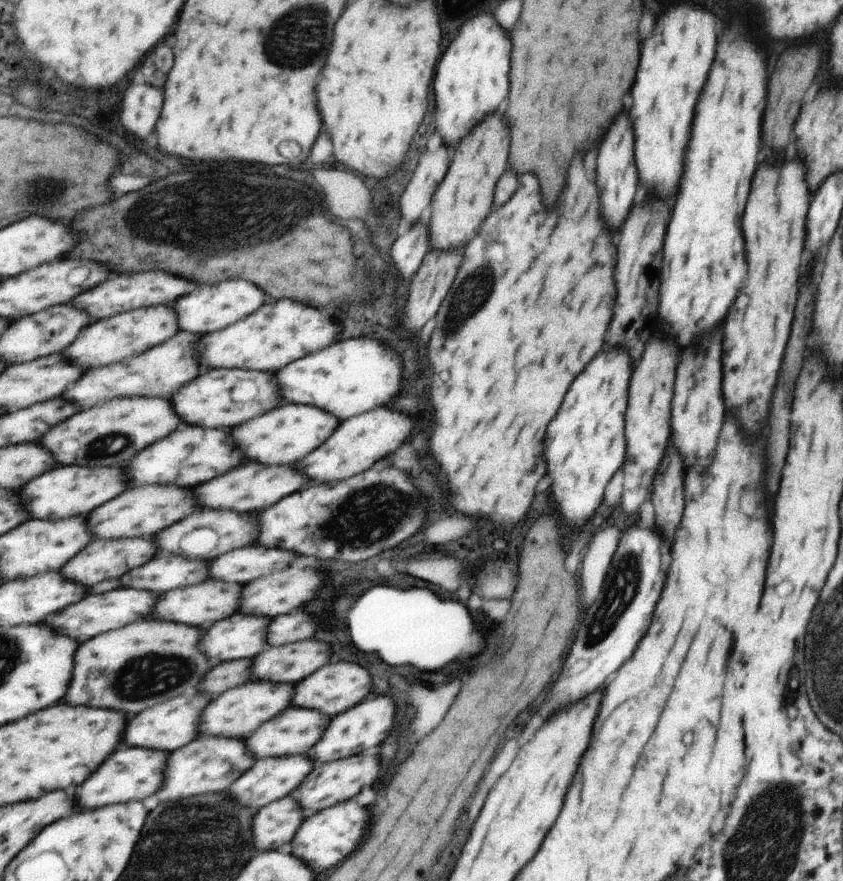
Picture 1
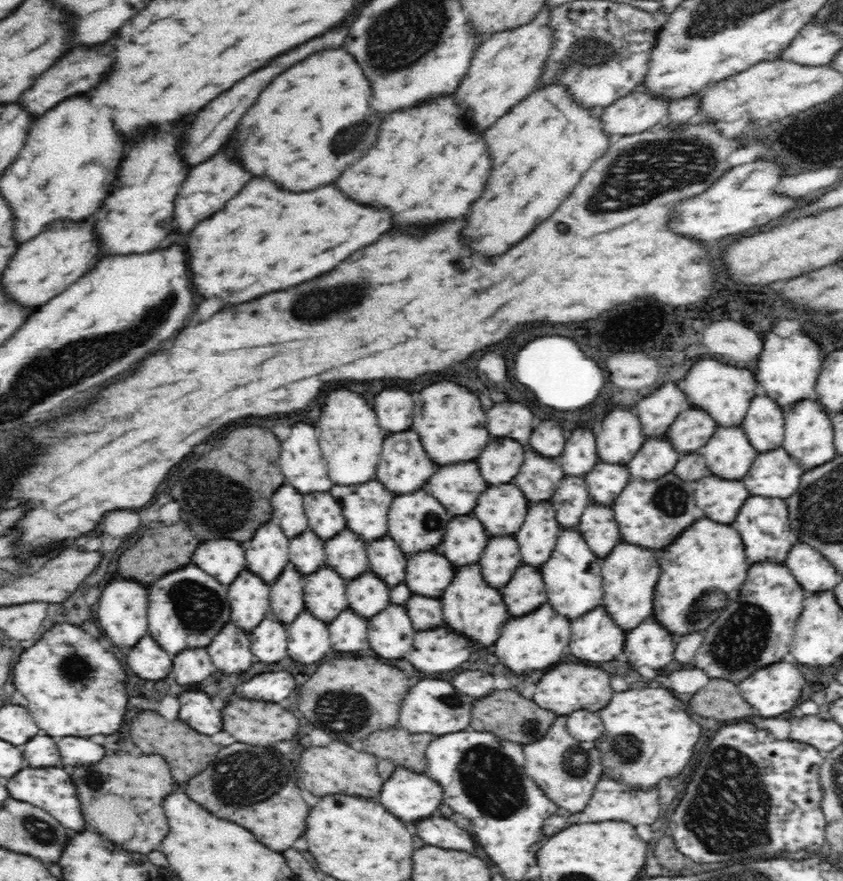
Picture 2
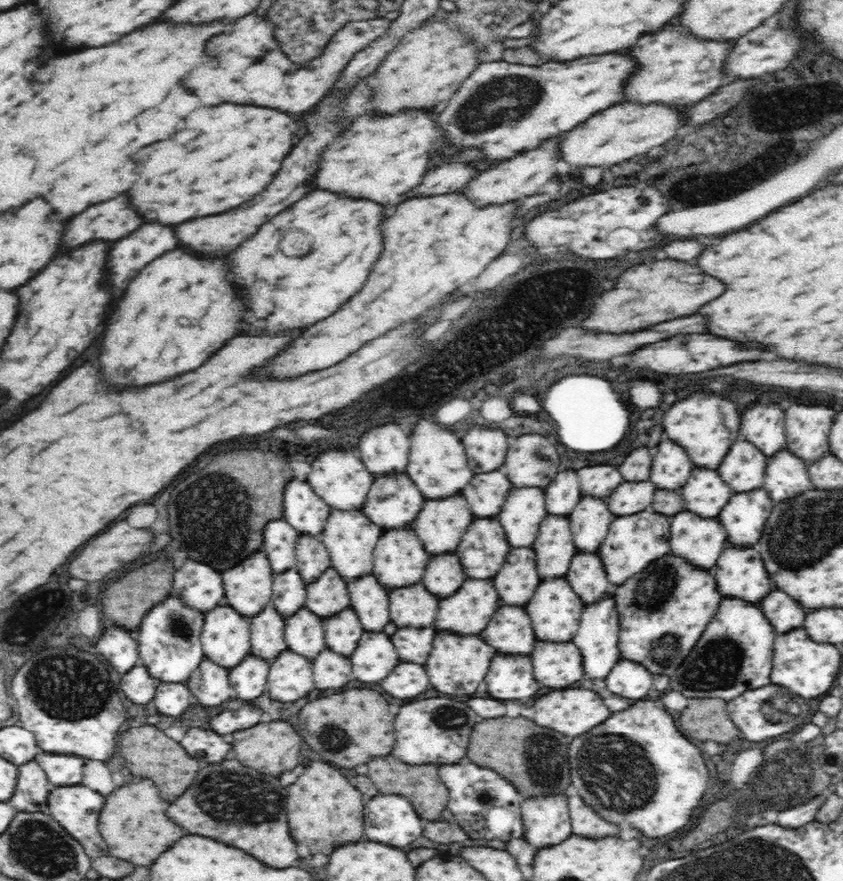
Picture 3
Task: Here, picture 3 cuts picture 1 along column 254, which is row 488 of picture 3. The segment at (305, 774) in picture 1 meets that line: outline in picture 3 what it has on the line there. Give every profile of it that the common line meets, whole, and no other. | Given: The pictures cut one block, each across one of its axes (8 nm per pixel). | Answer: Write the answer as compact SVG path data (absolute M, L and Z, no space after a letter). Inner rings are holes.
M782 448L768 460L764 488L772 492L776 504L804 490L810 490L816 484L812 482L808 468L810 462L806 462L806 458L792 452L792 448Z

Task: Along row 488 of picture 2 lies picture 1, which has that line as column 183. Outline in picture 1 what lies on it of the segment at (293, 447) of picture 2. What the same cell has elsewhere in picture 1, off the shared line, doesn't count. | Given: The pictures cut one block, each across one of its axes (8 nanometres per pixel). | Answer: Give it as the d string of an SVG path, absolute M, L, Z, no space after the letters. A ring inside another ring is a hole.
M231 280L231 282L221 282L221 284L207 284L207 286L199 286L195 292L191 292L189 296L181 298L177 304L173 304L173 308L177 308L179 318L181 318L181 330L189 330L189 332L217 332L217 330L227 330L233 324L237 324L239 320L257 314L257 310L265 304L267 294L251 284L249 280Z

